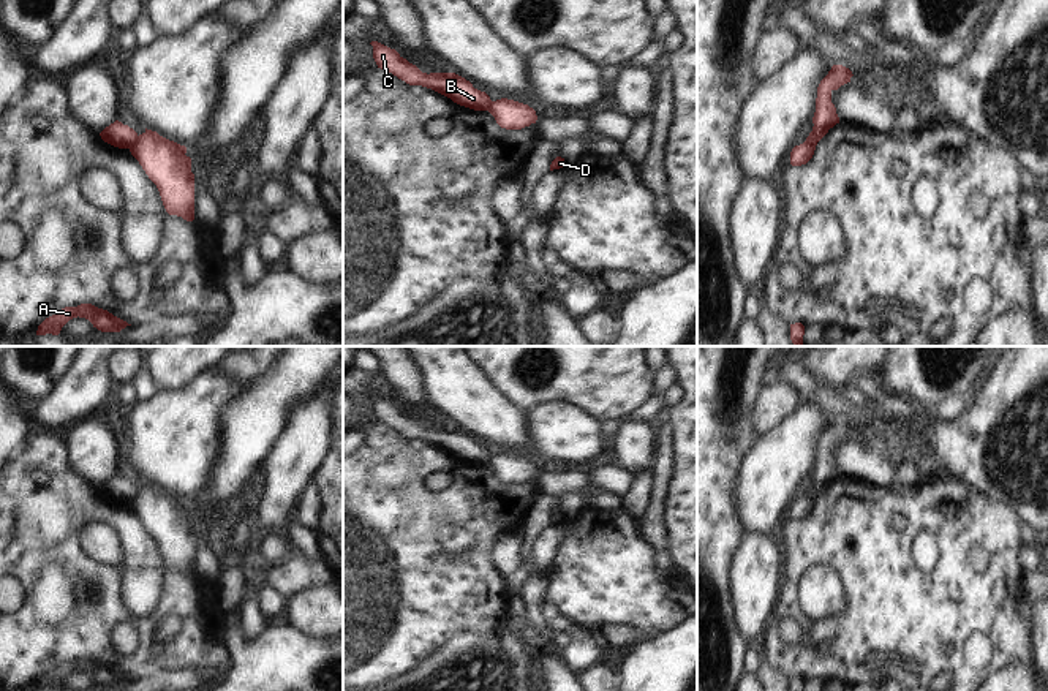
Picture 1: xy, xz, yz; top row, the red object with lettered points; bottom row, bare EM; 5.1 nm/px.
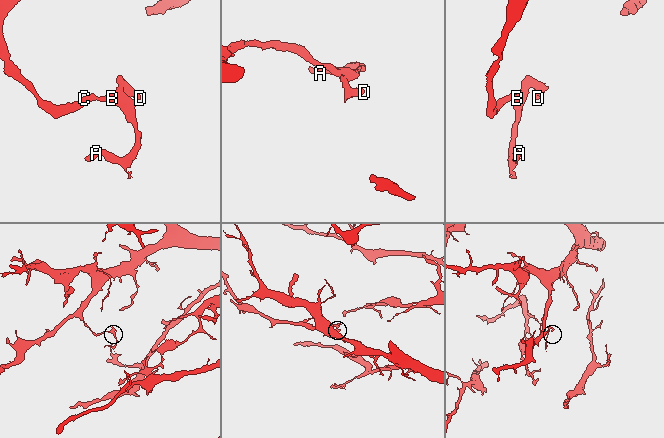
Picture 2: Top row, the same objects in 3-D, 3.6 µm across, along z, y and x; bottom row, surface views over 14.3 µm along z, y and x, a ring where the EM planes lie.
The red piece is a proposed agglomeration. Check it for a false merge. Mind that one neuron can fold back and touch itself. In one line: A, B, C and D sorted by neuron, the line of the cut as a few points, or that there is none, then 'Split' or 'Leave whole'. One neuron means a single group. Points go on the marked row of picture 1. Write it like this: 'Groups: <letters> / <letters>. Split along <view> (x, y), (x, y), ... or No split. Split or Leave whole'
Groups: A D / B C. Split along xy (138, 136), (128, 147). Split

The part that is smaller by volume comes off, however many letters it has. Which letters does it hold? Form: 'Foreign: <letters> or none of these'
Foreign: A, D

